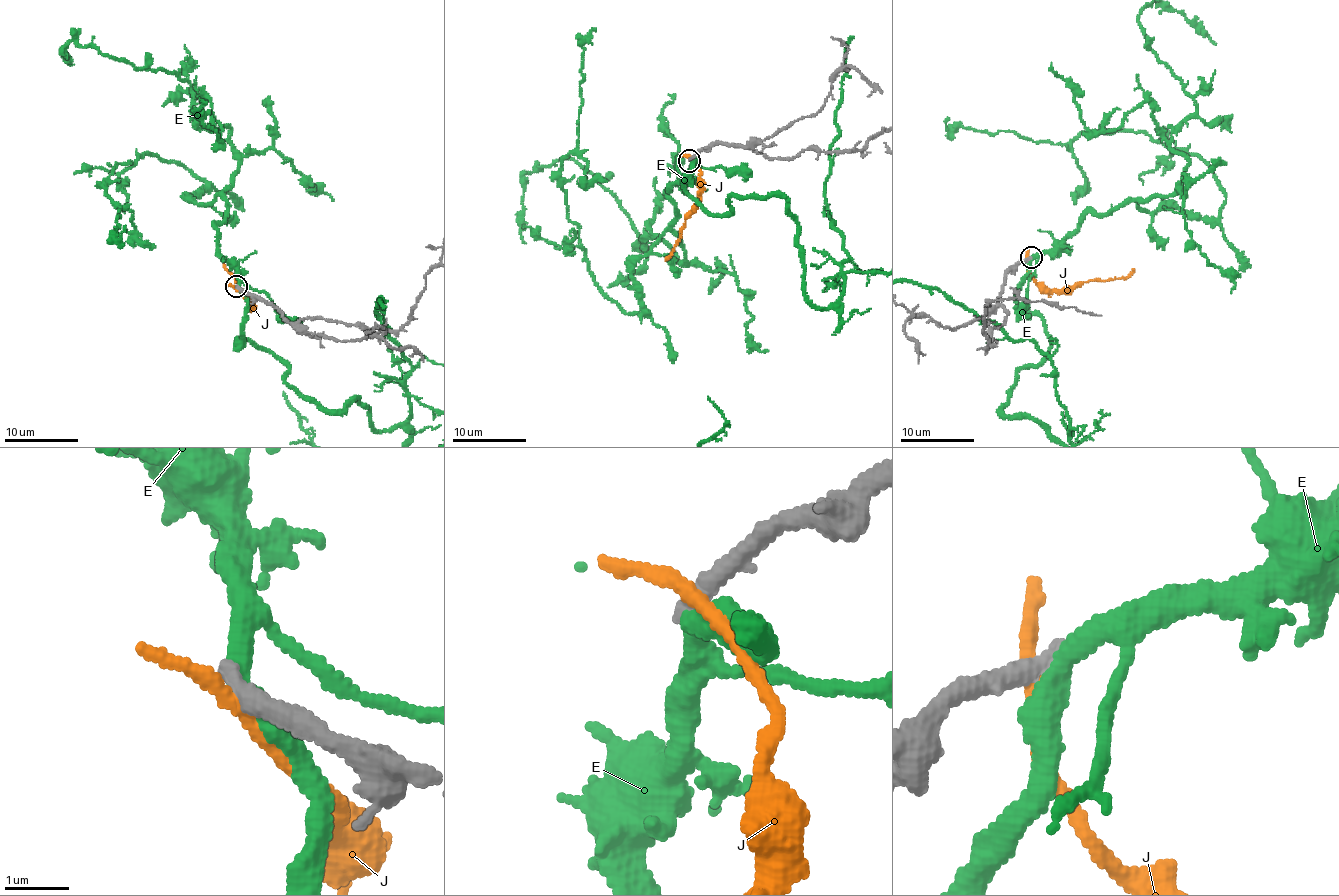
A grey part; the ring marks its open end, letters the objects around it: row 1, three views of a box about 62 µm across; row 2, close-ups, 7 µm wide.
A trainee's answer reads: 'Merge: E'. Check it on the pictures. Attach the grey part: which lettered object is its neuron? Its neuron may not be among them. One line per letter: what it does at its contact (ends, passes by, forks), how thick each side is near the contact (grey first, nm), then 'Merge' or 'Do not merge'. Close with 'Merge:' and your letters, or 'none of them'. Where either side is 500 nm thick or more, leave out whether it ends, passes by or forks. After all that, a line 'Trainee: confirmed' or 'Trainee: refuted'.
E: It passes by. Thickness 360 nm (grey) against 360 nm. Do not merge
J: It passes by. Thickness 400 nm (grey) against 240 nm. Do not merge
Merge: none of them
Trainee: refuted

